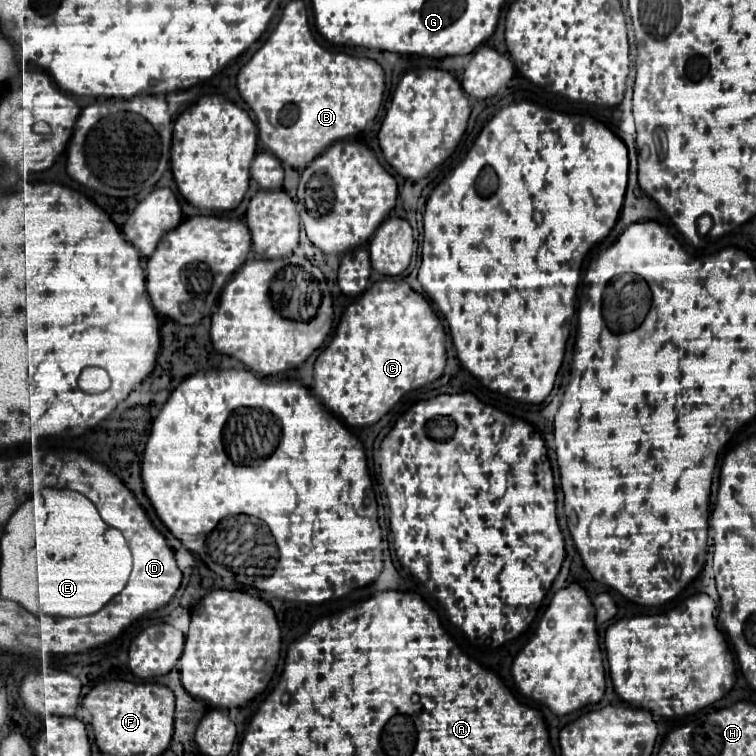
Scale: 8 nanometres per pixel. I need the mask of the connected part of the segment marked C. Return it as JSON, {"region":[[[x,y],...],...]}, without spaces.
{"region":[[[377,281],[343,313],[331,343],[315,361],[315,393],[347,425],[373,425],[411,389],[433,383],[445,369],[445,329],[429,301],[405,281]]]}

